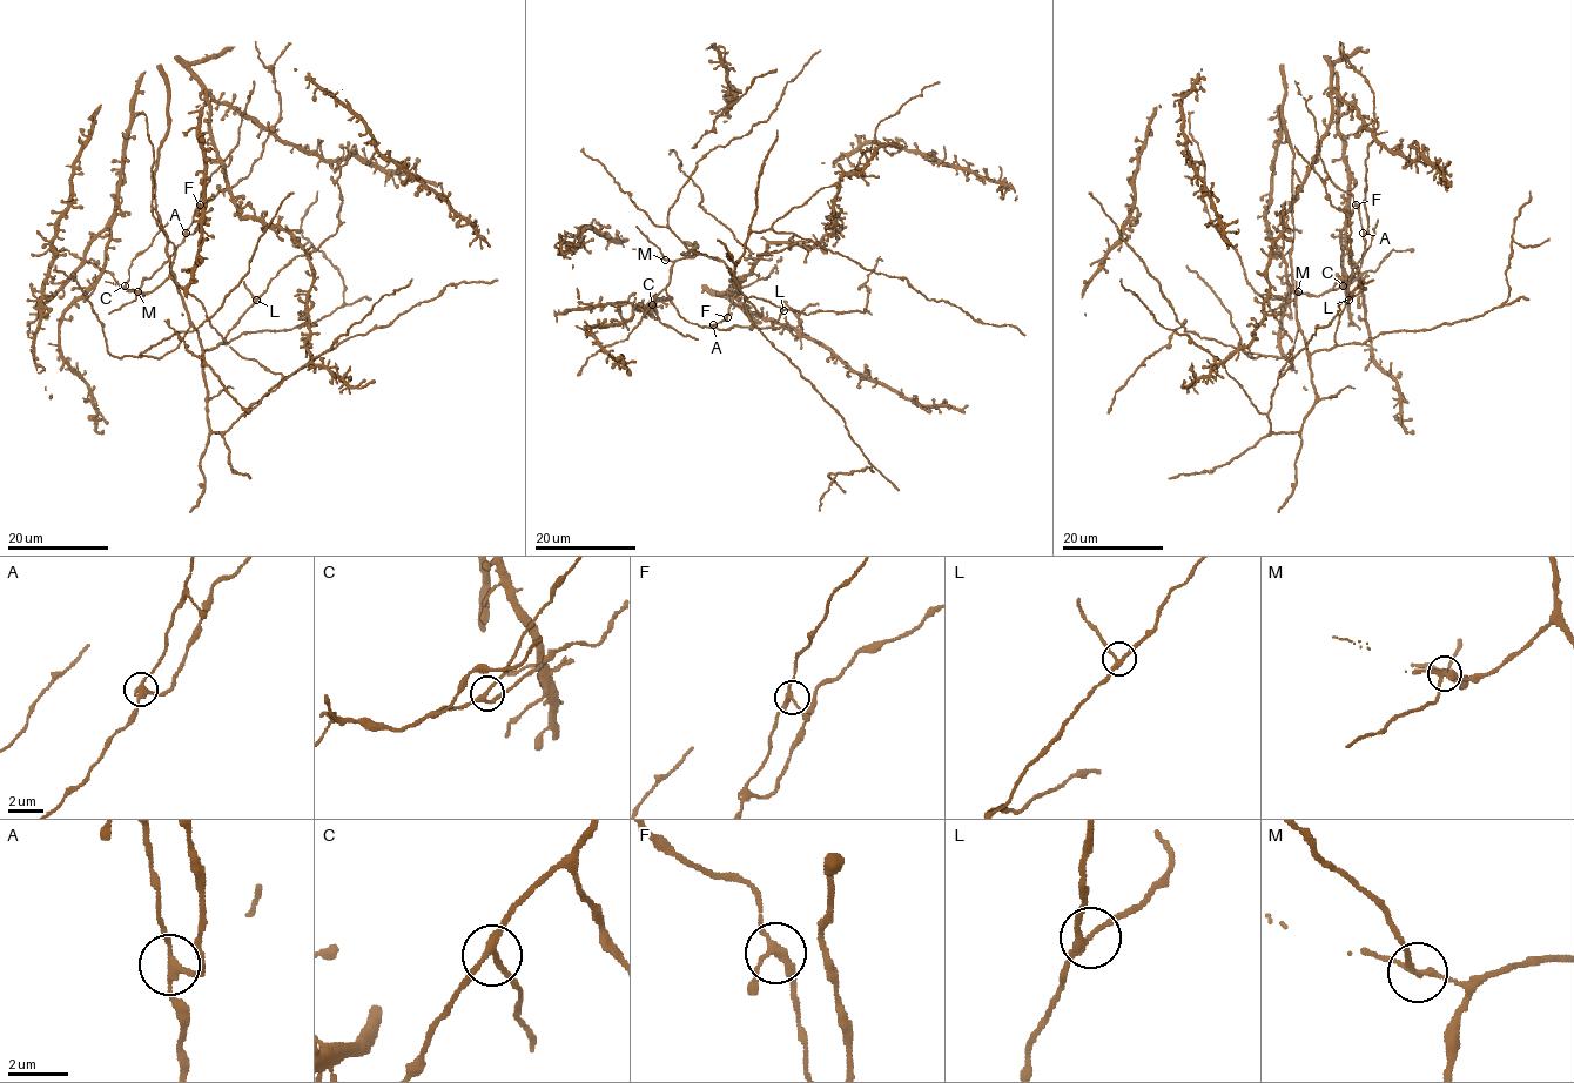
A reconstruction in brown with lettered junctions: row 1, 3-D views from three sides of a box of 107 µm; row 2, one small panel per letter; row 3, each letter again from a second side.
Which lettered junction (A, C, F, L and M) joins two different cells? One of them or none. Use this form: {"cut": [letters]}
{"cut": ["M"]}

